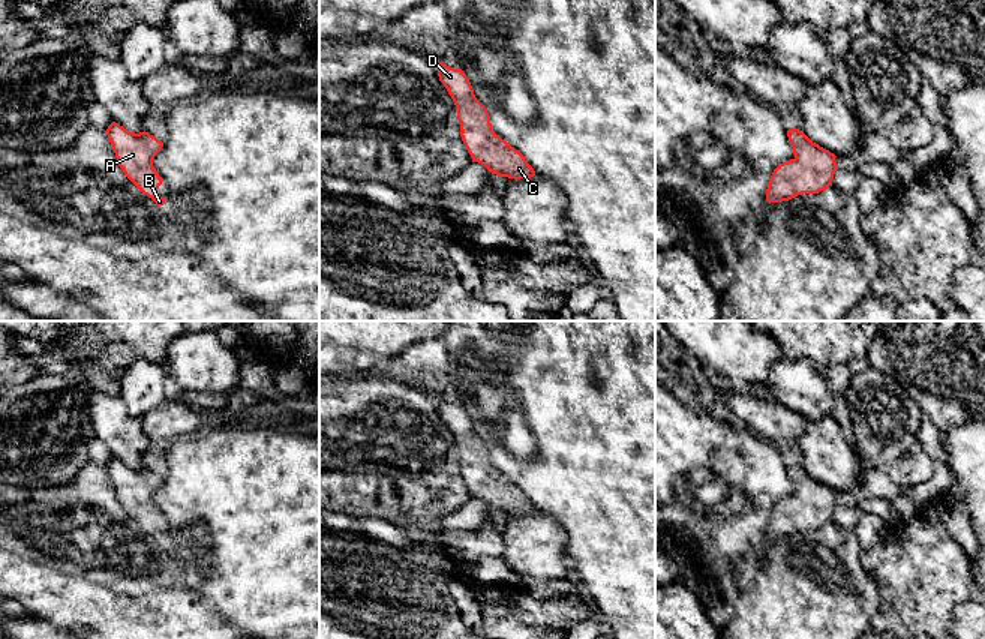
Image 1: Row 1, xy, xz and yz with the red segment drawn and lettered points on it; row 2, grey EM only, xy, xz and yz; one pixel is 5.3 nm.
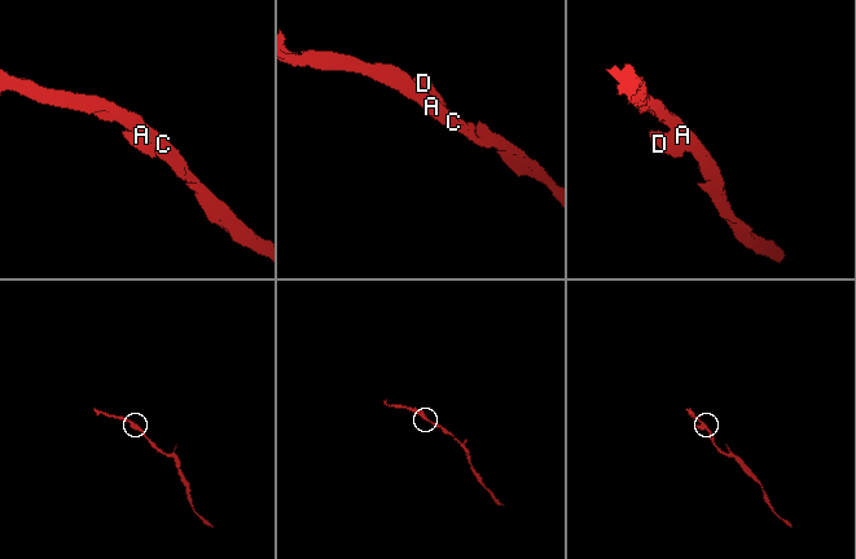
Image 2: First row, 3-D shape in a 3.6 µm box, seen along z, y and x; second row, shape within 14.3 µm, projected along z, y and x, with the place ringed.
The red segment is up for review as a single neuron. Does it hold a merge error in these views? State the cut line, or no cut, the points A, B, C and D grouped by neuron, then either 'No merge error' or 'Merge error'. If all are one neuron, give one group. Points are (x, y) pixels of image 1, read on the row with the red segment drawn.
No split. Groups: A B C D. No merge error

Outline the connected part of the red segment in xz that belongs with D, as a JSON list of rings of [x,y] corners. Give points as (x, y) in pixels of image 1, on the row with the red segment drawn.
[[[441,60],[438,76],[456,105],[460,136],[472,162],[481,164],[499,177],[514,180],[534,177],[535,171],[525,156],[495,134],[490,116],[475,98],[466,74]]]

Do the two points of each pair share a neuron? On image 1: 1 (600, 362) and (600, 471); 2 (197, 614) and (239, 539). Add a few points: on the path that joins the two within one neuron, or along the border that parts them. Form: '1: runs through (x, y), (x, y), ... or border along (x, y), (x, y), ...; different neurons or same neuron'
1: runs through (603, 389), (603, 444); same neuron
2: border along (206, 602), (231, 623); different neurons

